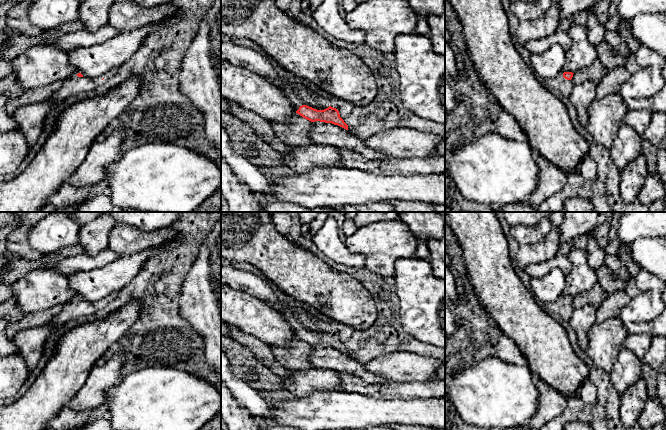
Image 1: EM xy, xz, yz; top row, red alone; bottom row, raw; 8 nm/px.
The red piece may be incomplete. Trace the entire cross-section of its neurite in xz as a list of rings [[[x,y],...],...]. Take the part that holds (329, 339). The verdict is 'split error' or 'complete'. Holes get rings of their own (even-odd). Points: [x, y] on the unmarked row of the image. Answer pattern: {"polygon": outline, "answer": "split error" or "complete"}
{"polygon": [[[286,309],[281,313],[282,317],[288,322],[290,327],[295,331],[296,337],[303,342],[315,346],[325,346],[338,349],[348,354],[348,349],[340,341],[339,335],[336,332],[329,330],[324,334],[317,334],[305,329],[292,315],[292,309]]], "answer": "split error"}

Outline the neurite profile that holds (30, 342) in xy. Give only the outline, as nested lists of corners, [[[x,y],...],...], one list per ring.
[[[48,324],[26,329],[16,334],[16,336],[12,339],[12,341],[18,348],[18,352],[16,354],[19,354],[25,360],[29,370],[34,369],[37,363],[40,361],[46,340],[48,339],[50,334],[57,330],[59,327],[63,326],[58,326],[56,324]]]

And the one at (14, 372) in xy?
[[[19,354],[0,356],[0,399],[14,397],[30,371]]]

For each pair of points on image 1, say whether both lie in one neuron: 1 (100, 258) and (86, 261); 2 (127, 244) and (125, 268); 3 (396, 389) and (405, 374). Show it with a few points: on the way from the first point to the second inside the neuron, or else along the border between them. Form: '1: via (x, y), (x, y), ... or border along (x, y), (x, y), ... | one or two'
1: via (97, 261), (89, 261) | one
2: border along (149, 249), (119, 257) | two
3: border along (425, 381), (390, 382) | two

